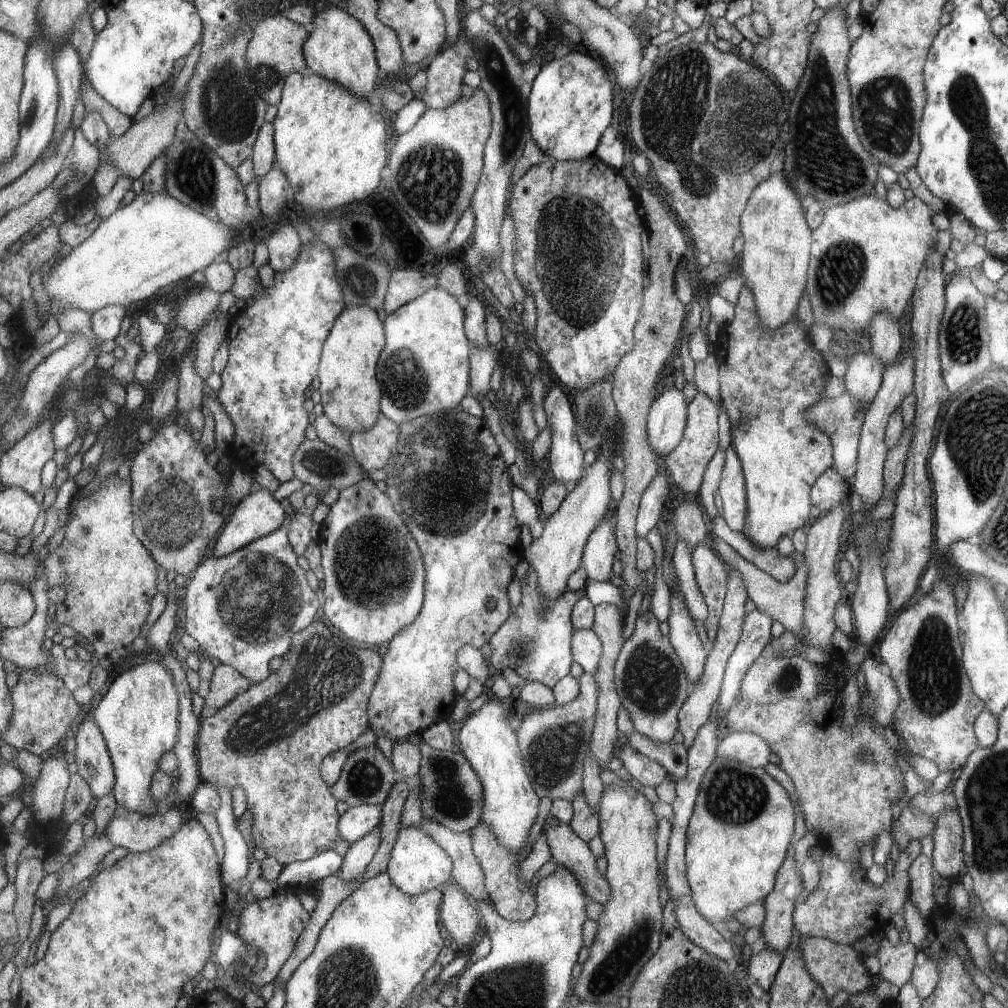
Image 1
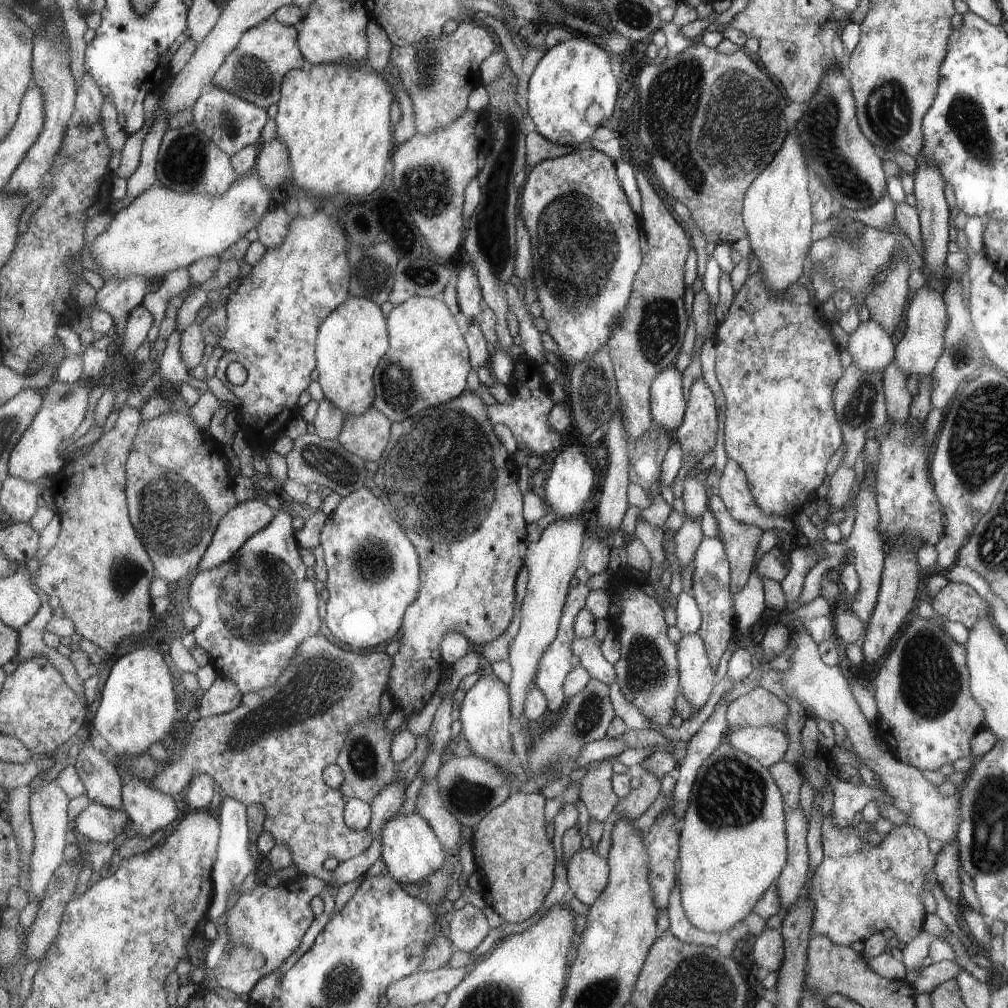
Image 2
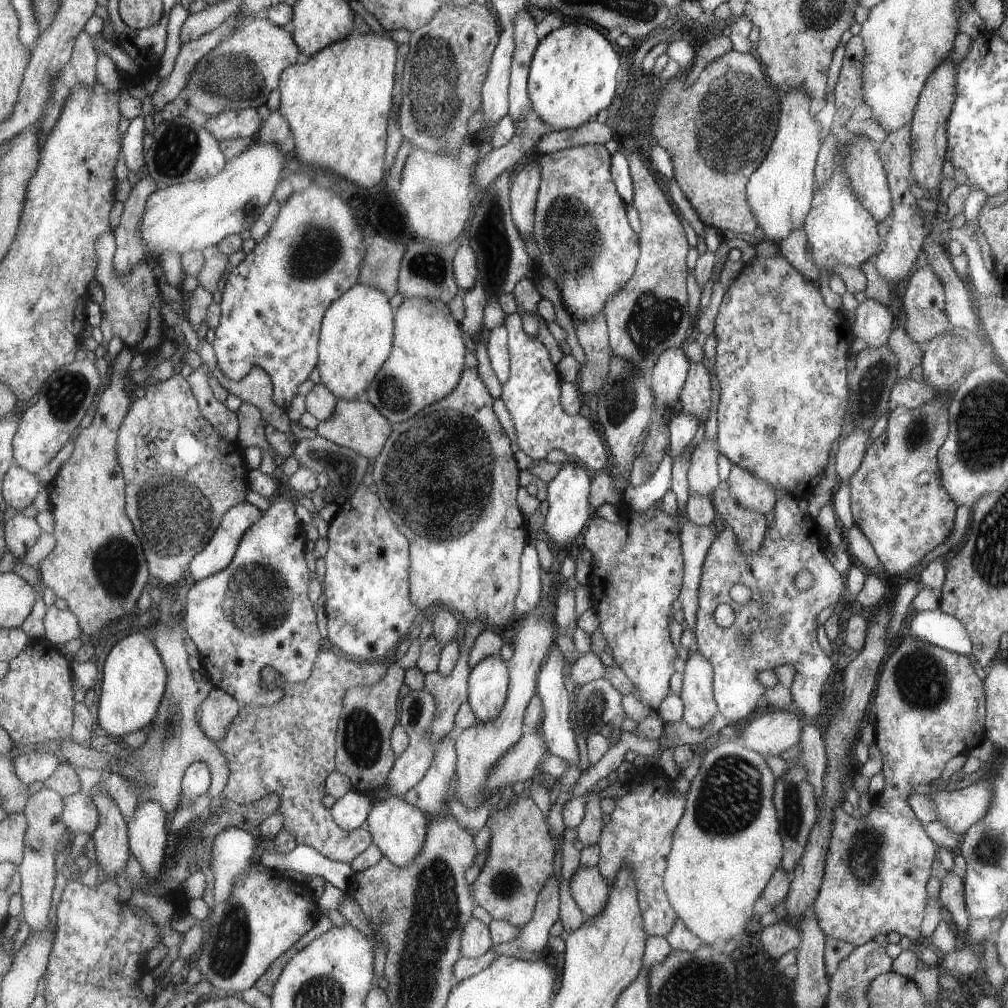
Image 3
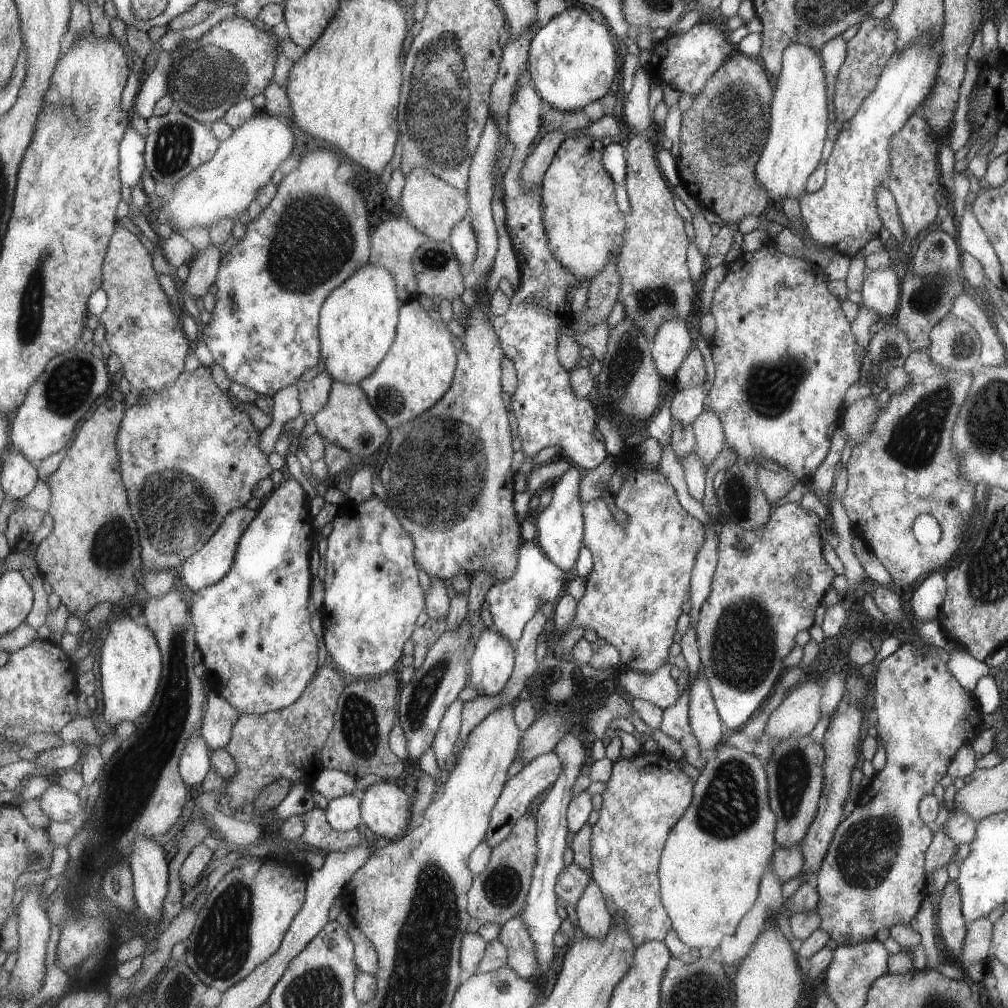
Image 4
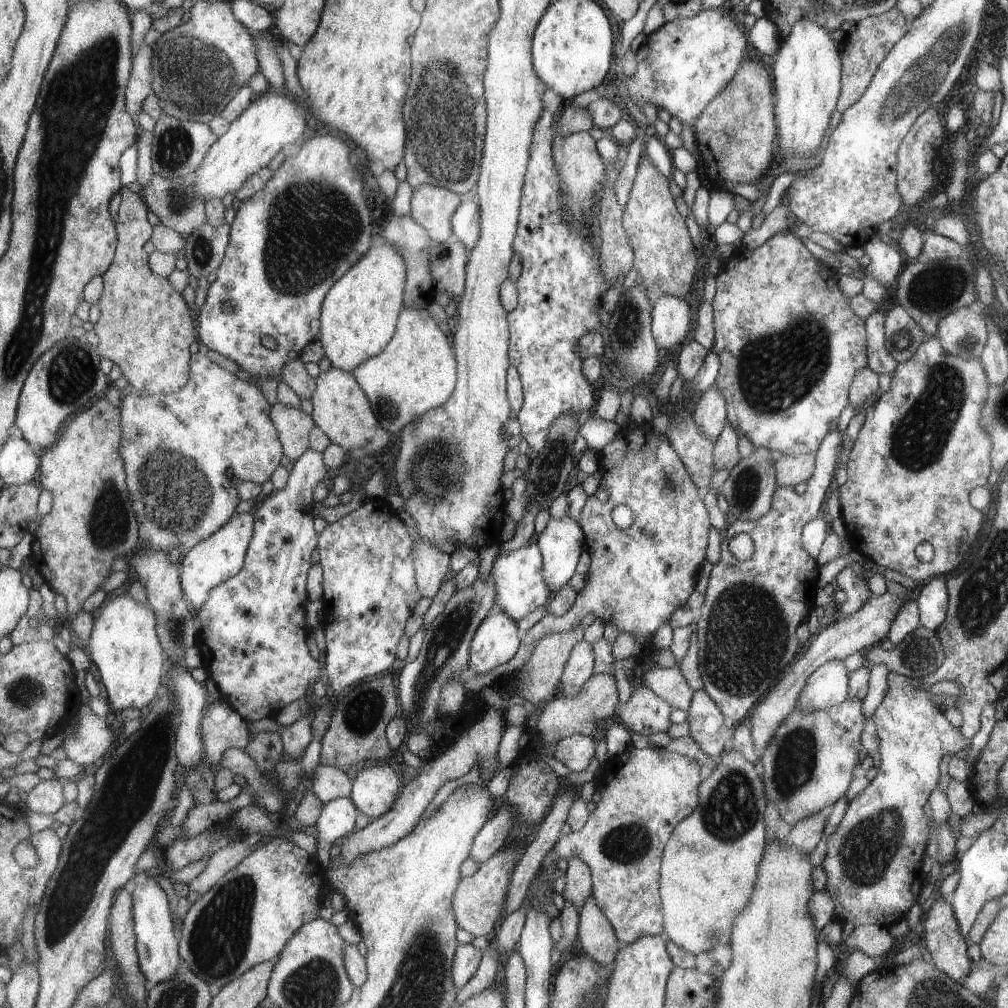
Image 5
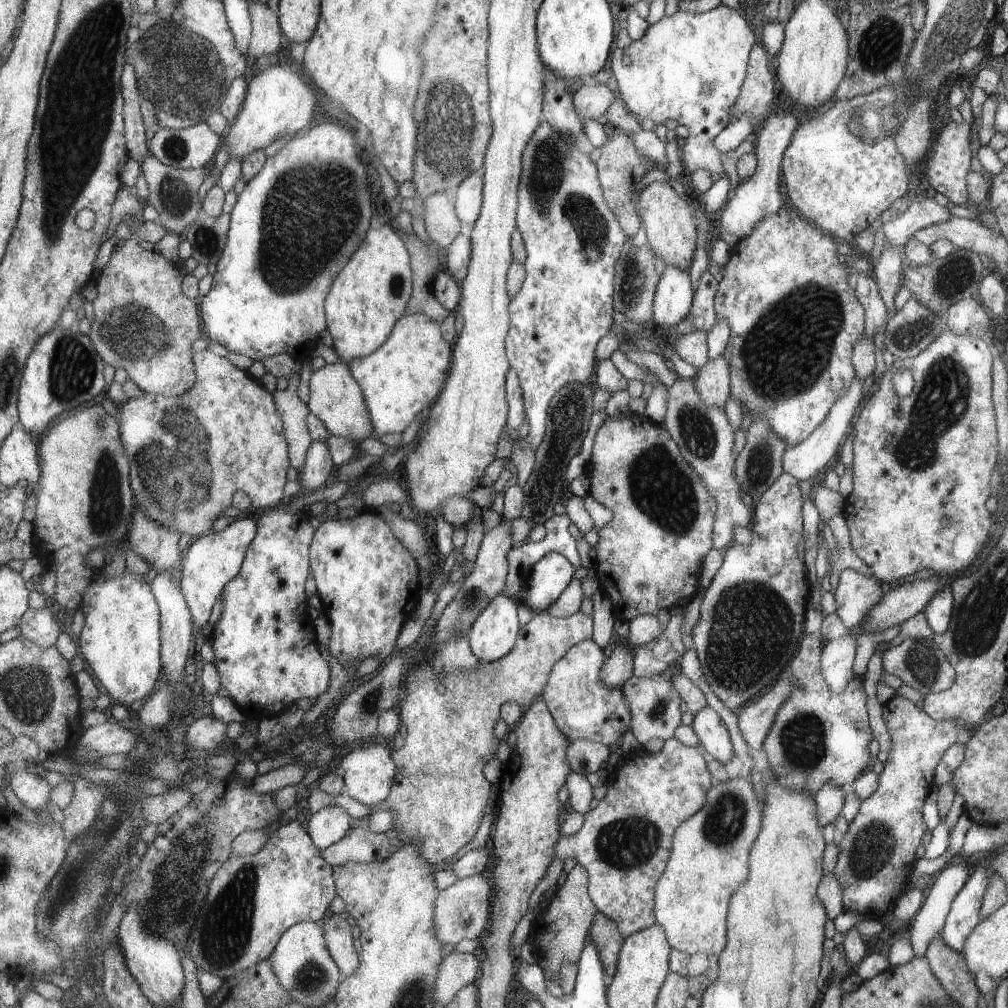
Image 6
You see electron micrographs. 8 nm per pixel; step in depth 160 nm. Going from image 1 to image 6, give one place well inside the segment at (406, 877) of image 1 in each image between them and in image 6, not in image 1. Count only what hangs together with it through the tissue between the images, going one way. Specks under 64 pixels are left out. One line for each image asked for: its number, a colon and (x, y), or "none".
2: (412, 851)
3: (399, 829)
4: (386, 808)
5: (376, 788)
6: (369, 770)

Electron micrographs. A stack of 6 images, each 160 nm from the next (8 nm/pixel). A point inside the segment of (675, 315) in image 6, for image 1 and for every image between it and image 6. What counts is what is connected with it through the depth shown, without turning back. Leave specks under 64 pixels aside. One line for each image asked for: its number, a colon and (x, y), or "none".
1: (665, 424)
2: (667, 401)
3: (667, 376)
4: (669, 346)
5: (671, 318)

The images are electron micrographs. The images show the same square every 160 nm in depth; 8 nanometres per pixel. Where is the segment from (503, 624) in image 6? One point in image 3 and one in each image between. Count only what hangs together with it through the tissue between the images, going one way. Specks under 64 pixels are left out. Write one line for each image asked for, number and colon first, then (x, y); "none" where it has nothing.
3: (490, 681)
4: (492, 662)
5: (496, 643)

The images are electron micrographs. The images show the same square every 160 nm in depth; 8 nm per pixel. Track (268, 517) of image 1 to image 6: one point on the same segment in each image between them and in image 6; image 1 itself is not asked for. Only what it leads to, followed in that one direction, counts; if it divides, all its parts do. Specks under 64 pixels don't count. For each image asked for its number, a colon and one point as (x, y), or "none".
2: (248, 518)
3: (218, 556)
4: (207, 567)
5: (218, 558)
6: (212, 561)

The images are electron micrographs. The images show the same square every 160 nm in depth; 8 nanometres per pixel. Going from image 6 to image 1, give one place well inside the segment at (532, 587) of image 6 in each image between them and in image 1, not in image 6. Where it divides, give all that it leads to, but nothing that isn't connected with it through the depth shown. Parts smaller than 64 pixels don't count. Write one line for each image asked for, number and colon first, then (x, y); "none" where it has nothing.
1: (567, 458)
2: (566, 491)
3: (568, 510)
4: (560, 528)
5: (563, 541)

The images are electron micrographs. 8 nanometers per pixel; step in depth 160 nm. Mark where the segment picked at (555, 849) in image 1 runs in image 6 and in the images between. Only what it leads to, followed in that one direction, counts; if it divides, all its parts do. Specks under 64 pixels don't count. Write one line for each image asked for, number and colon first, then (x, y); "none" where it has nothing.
2: (587, 874)
3: (590, 891)
4: (594, 920)
5: (598, 939)
6: (603, 932)

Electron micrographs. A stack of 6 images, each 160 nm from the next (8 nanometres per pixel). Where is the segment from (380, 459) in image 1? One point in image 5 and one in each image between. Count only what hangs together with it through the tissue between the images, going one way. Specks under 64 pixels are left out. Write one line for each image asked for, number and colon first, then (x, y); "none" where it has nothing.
2: (367, 435)
3: (357, 424)
4: (348, 420)
5: (343, 411)

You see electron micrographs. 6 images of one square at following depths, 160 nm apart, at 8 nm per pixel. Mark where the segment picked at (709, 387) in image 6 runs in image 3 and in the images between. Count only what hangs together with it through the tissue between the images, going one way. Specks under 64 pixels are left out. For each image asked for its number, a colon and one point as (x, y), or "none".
3: (702, 478)
4: (709, 441)
5: (710, 409)

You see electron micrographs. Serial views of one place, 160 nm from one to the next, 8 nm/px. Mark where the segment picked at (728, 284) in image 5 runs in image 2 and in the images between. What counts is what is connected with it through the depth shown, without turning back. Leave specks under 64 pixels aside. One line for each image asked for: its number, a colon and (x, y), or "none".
2: (777, 366)
3: (780, 359)
4: (783, 352)

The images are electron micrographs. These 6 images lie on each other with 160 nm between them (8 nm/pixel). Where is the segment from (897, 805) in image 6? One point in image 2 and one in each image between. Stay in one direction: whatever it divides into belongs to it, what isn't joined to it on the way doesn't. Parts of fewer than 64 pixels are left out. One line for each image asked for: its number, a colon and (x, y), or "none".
2: (926, 715)
3: (929, 707)
4: (872, 877)
5: (873, 860)

